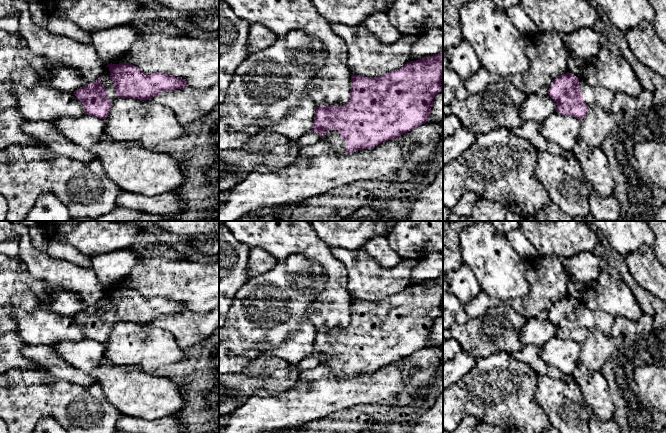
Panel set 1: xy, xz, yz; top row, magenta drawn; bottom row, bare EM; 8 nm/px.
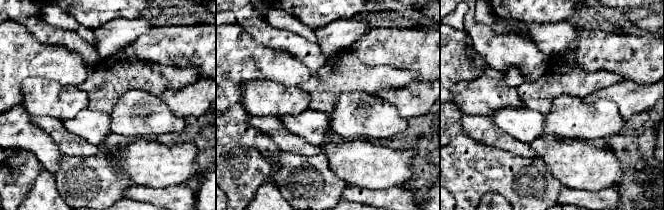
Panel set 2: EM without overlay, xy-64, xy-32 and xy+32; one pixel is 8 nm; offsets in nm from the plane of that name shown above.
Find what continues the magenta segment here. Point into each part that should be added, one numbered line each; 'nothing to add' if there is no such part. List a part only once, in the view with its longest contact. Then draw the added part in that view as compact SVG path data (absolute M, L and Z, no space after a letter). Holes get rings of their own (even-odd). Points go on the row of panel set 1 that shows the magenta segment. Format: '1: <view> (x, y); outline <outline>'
1: xz (336, 143); outline M328 129L320 139L329 144L330 150L335 153L344 154L346 152L346 142L340 137L337 129Z

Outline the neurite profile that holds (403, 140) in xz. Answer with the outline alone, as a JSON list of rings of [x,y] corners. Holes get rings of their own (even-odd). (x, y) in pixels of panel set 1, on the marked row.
[[[405,134],[396,137],[394,140],[402,146],[402,151],[404,153],[409,153],[410,150],[414,147],[414,142],[411,141],[410,138],[407,137]]]

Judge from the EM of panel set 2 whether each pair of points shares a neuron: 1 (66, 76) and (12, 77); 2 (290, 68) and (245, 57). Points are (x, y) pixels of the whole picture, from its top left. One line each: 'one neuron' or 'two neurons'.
1: one neuron
2: one neuron

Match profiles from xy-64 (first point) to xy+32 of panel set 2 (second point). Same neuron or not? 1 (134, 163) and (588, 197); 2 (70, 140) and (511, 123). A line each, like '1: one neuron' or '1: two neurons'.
1: two neurons
2: two neurons

